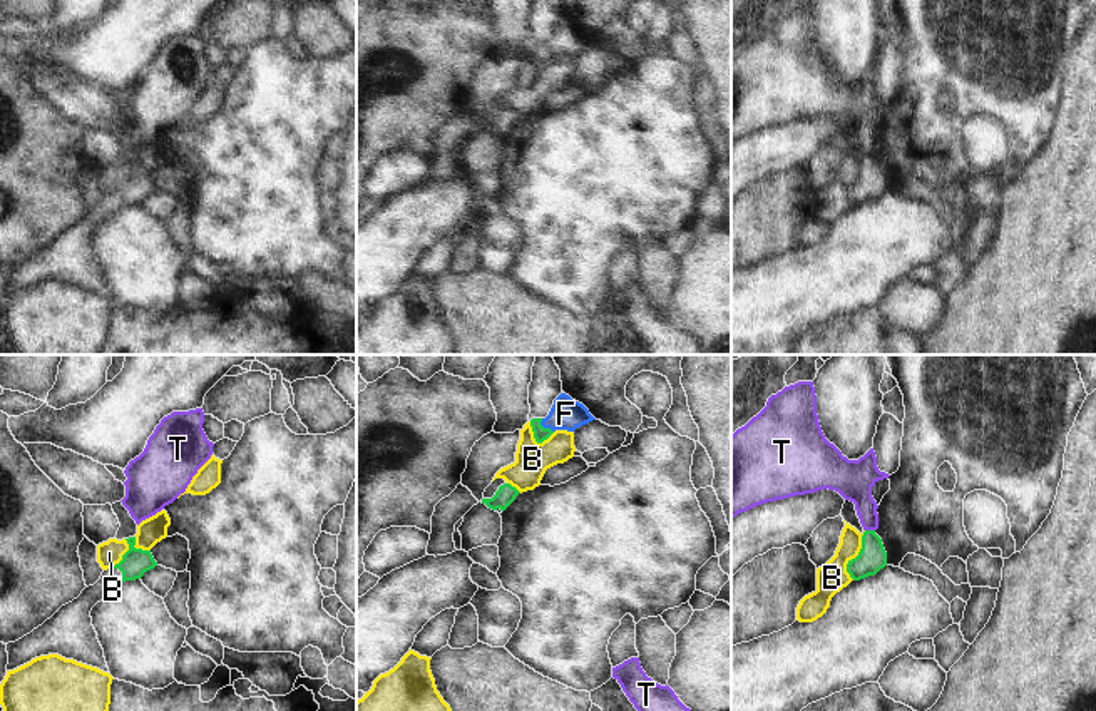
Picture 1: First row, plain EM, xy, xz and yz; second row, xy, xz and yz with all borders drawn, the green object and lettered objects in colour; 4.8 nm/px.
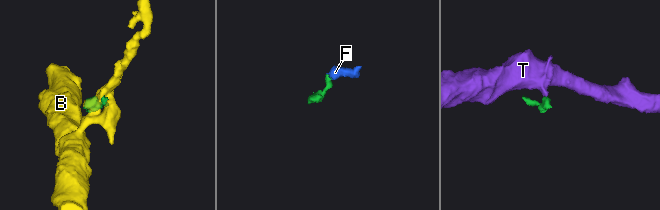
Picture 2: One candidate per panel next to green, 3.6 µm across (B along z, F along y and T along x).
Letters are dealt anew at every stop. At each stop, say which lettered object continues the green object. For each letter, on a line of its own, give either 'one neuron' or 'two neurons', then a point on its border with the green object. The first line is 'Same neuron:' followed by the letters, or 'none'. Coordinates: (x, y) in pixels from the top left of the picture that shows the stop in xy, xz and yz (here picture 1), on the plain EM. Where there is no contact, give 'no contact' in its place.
Same neuron: F
B: two neurons | yz (857, 181)
F: one neuron | xz (542, 52)
T: two neurons | yz (870, 156)

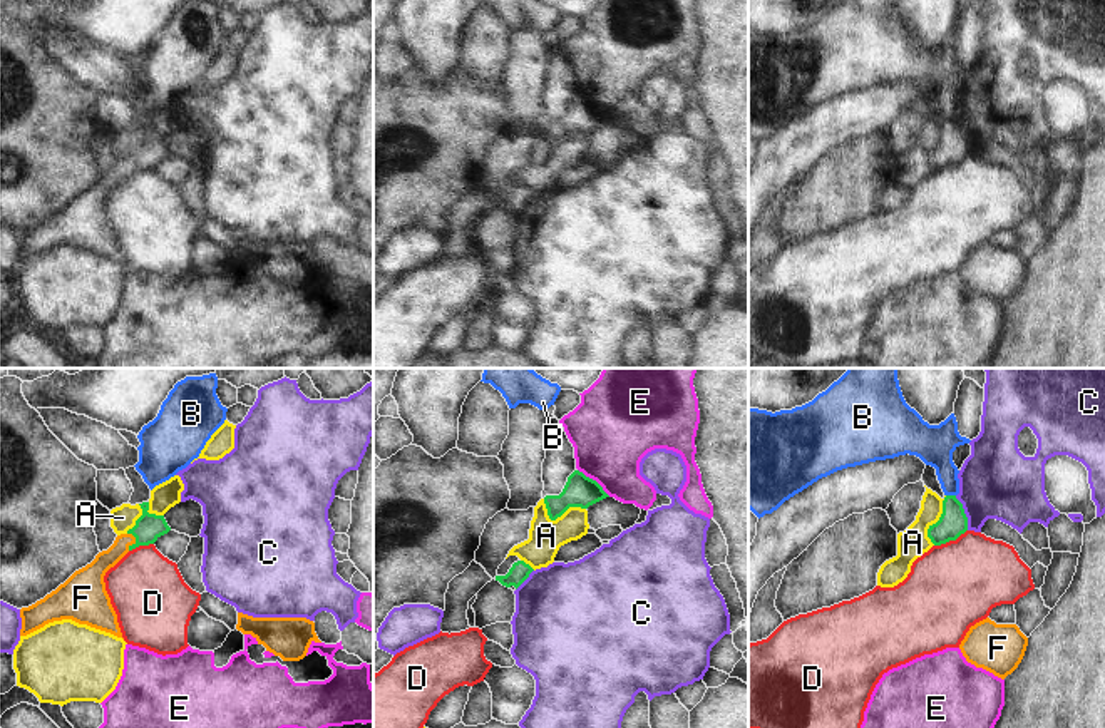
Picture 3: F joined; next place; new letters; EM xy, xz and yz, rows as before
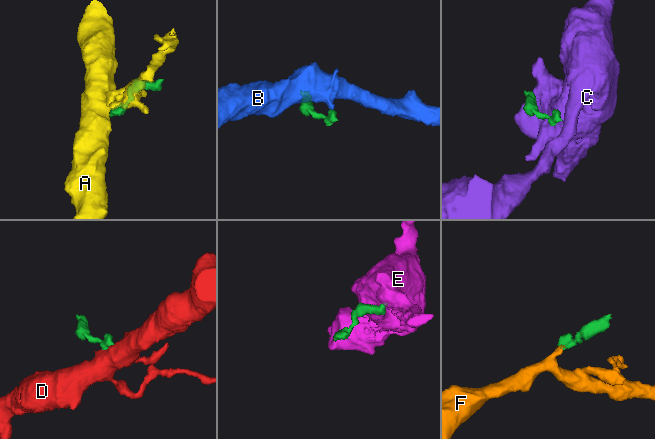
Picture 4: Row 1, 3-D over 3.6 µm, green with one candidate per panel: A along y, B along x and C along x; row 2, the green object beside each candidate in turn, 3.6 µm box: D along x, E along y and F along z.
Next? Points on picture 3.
Same neuron: F
A: two neurons | xz (558, 141)
B: two neurons | yz (951, 121)
C: two neurons | yz (963, 138)
D: two neurons | yz (950, 164)
E: two neurons | xz (595, 106)
F: one neuron | xy (136, 166)

